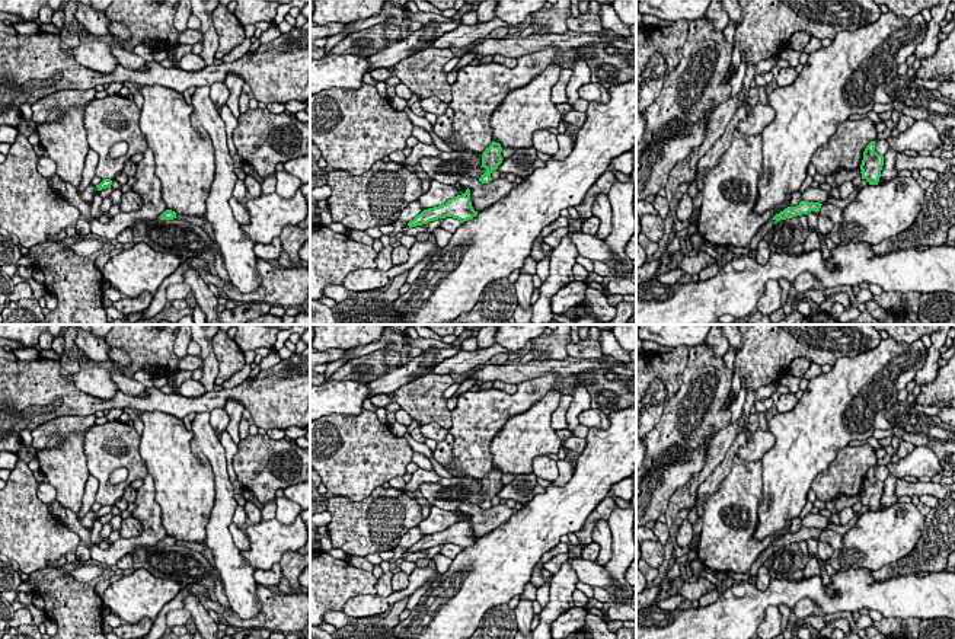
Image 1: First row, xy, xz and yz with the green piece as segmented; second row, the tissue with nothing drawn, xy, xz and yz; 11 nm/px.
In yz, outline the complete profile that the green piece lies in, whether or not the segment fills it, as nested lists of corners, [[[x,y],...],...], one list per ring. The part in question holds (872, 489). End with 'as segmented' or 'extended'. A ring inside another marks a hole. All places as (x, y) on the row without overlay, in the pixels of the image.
[[[871,467],[863,477],[863,486],[860,491],[862,505],[866,505],[869,511],[878,511],[882,492],[884,482],[875,477],[875,467]]]; as segmented

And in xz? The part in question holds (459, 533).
[[[467,514],[464,520],[448,525],[445,530],[424,536],[413,546],[411,546],[408,552],[416,553],[416,552],[428,550],[429,547],[445,544],[445,543],[453,543],[464,549],[467,546],[472,546],[476,541],[478,541],[478,537],[475,537],[472,533],[470,515]]]; as segmented

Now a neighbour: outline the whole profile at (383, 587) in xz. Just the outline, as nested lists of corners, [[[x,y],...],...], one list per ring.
[[[384,572],[376,582],[376,595],[379,597],[387,597],[393,592],[392,590],[392,576],[393,572]]]

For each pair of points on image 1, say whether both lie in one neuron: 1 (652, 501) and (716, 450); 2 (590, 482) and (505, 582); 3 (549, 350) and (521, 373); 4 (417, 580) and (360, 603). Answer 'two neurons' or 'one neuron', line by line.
1: two neurons
2: one neuron
3: two neurons
4: one neuron

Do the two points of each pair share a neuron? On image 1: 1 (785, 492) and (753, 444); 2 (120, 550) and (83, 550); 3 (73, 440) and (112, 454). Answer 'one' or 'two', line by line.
1: two
2: two
3: two

